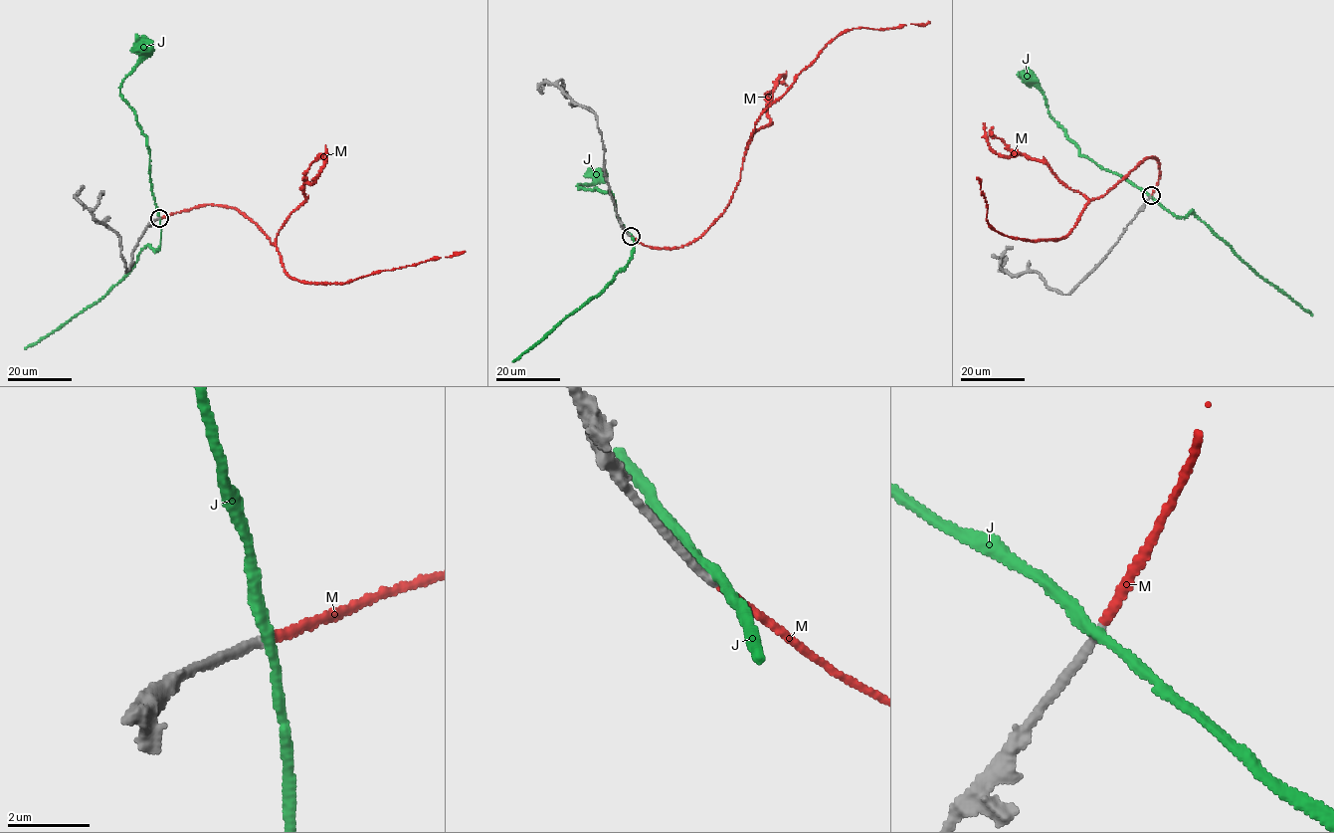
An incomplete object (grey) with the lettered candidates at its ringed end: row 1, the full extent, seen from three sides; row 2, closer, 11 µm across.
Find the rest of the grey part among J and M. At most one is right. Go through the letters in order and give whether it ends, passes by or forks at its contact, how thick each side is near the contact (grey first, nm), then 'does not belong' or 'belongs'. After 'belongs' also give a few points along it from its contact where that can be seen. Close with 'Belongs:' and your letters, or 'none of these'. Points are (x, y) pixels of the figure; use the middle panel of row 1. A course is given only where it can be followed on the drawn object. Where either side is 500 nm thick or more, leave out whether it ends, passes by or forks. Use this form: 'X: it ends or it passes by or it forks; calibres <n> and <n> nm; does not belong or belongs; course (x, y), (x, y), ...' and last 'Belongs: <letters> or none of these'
J: it passes by; calibres 240 and 280 nm; does not belong
M: it ends; calibres 200 and 200 nm; belongs; course (631, 236), (661, 248), (685, 246), (701, 236), (735, 189), (756, 120), (835, 37), (860, 28), (929, 22)
Belongs: M

